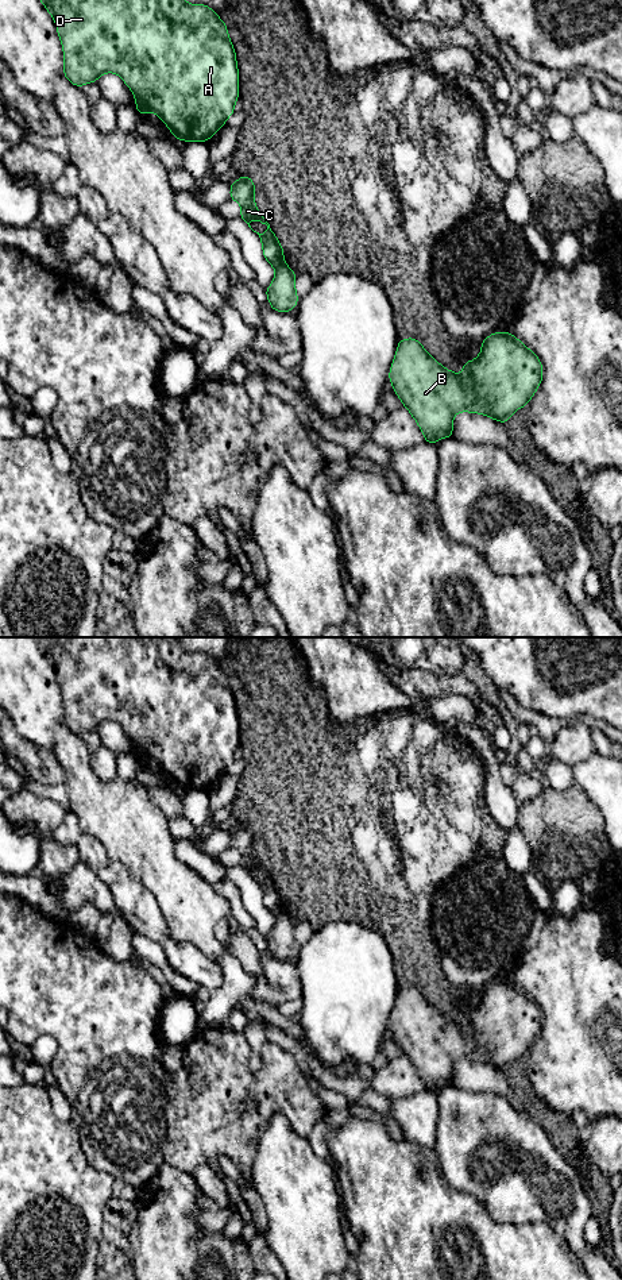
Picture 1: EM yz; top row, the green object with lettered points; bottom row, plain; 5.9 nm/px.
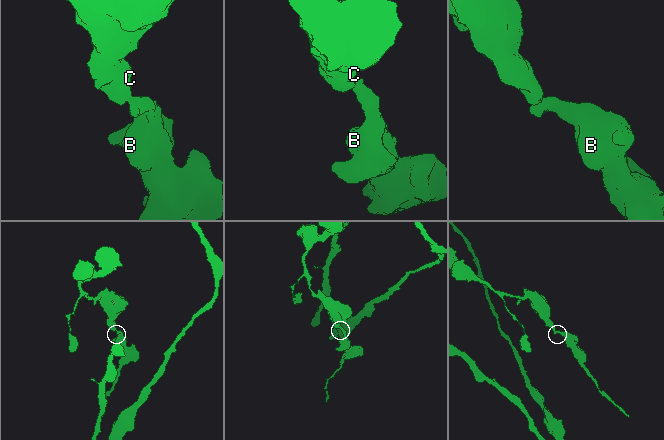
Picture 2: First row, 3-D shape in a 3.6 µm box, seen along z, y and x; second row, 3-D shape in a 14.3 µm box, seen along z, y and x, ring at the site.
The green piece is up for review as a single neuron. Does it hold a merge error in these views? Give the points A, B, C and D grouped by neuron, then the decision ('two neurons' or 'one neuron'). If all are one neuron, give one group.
A C D / B; two neurons

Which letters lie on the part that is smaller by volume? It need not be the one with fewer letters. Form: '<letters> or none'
B

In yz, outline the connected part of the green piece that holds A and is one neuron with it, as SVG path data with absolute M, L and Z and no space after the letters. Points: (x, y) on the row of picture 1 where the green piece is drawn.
M40 0L40 3L53 16L57 26L65 58L63 77L66 77L74 86L81 88L85 84L96 82L104 73L119 74L135 96L135 108L138 113L143 116L146 112L155 112L169 127L173 136L179 142L208 142L235 112L235 103L239 99L236 53L229 39L225 23L210 7L204 4L188 4L185 0Z

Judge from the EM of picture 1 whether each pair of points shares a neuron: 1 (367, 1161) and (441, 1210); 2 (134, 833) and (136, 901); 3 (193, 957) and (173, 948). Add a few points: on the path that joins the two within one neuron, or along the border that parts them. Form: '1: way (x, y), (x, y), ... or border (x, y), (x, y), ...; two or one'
1: way (386, 1180), (416, 1210), (422, 1210); one
2: border (109, 858), (132, 872), (155, 901); two
3: way (188, 957), (178, 953); one

